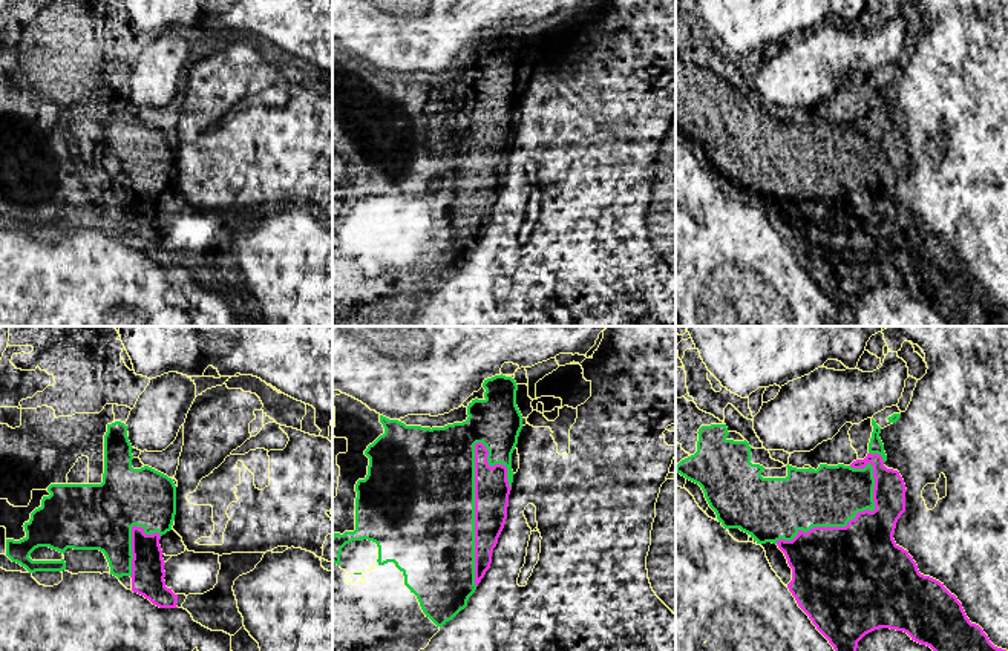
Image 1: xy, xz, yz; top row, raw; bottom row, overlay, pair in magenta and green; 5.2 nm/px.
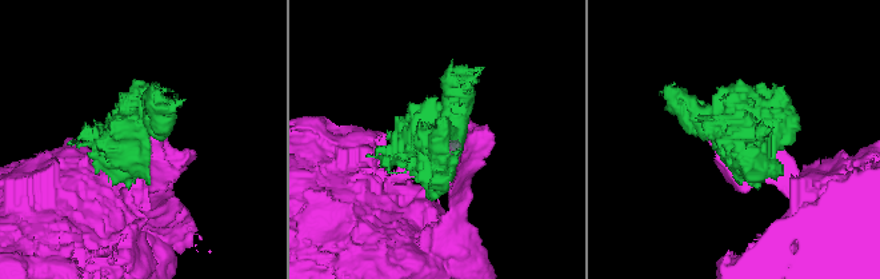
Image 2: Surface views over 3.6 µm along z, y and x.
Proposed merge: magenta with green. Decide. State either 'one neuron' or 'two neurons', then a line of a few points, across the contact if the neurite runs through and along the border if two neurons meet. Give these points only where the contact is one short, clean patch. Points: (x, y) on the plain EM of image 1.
two neurons

